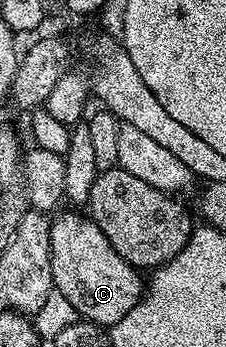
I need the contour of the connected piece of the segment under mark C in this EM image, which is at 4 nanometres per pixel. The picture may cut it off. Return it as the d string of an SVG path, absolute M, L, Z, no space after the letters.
M77 210L67 211L71 212L60 211L51 221L51 283L54 291L63 294L78 315L90 323L110 326L121 322L121 318L125 318L125 314L129 314L129 310L133 310L142 298L145 291L144 277L139 277L142 276L140 269L125 262L125 258L113 250L109 238L105 238L94 220L86 215L81 216Z

